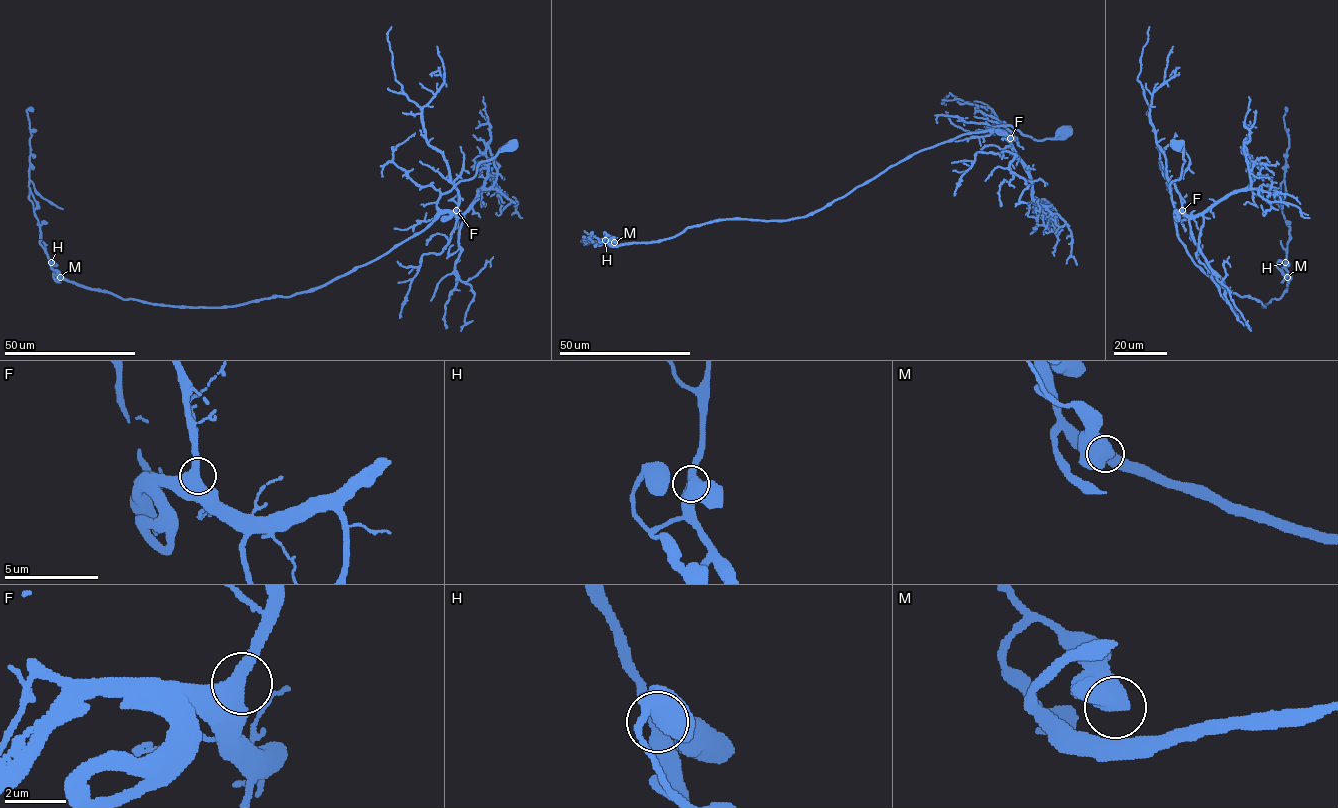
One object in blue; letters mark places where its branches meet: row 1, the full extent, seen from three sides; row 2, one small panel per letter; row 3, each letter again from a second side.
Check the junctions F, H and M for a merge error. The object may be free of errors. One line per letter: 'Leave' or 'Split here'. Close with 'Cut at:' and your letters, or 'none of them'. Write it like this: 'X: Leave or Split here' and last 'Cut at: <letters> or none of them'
F: Leave
H: Leave
M: Leave
Cut at: none of them

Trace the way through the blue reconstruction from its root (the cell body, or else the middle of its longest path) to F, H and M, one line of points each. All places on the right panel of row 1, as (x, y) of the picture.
F: (1176, 146), (1182, 152), (1184, 162), (1180, 178), (1170, 184), (1170, 192), (1175, 209), (1182, 210)
H: (1176, 146), (1184, 162), (1170, 192), (1178, 239), (1194, 262), (1226, 289), (1264, 307), (1287, 289), (1285, 262)
M: (1176, 146), (1184, 162), (1170, 192), (1194, 262), (1264, 307), (1287, 289), (1282, 268), (1287, 277)

